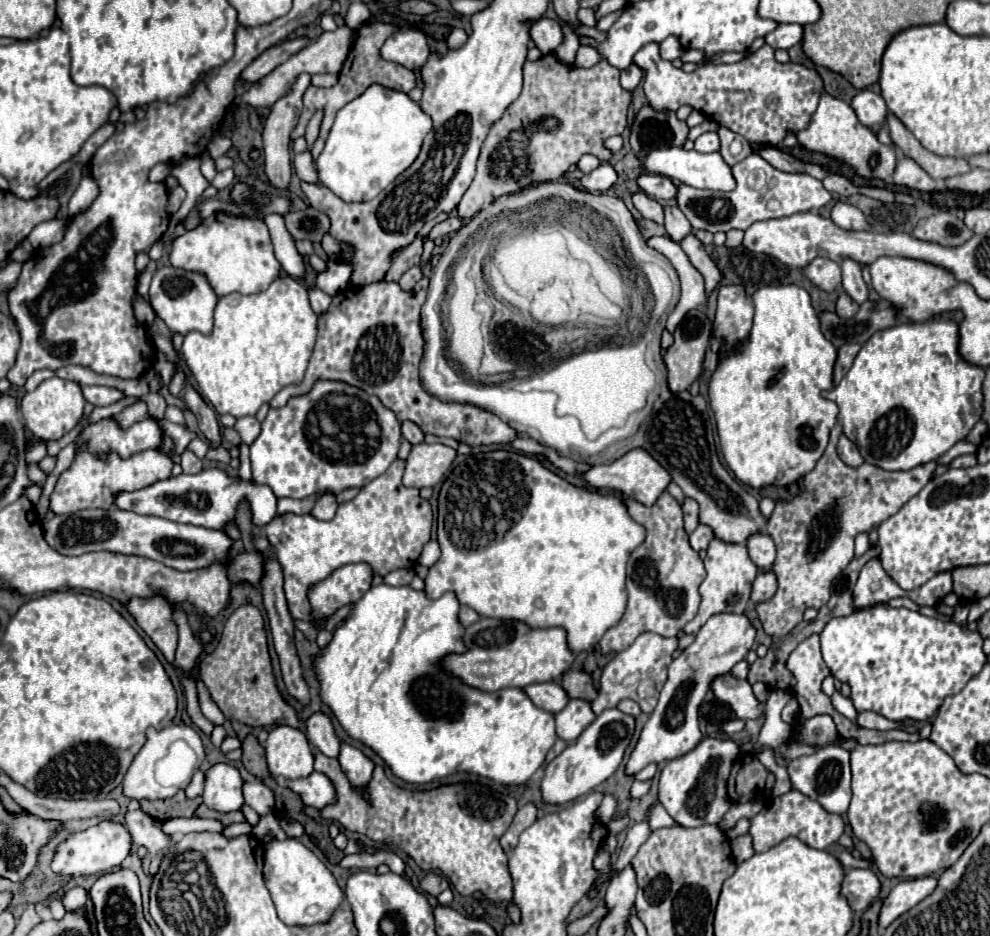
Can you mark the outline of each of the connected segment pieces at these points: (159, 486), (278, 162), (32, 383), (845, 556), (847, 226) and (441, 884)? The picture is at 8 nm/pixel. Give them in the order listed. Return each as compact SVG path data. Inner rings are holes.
M204 468L198 474L180 474L174 478L166 478L136 492L120 492L120 496L116 498L116 506L122 510L132 510L136 514L166 518L178 524L196 524L222 530L236 520L236 508L244 500L250 502L254 526L266 526L274 518L276 496L272 494L272 490L268 490L268 486L260 486L242 478L232 478L220 468Z
M300 74L296 84L292 86L290 94L286 94L284 98L280 98L272 108L270 108L270 116L264 122L264 130L262 130L262 152L264 152L264 164L266 164L266 176L270 178L270 184L276 188L286 190L290 176L292 176L292 164L290 164L290 132L294 130L300 110L302 110L302 96L306 92L306 88L310 86L310 74Z
M36 370L28 380L26 380L26 390L30 392L30 390L34 390L42 380L46 380L46 378L52 378L52 372L50 370Z
M836 424L830 432L830 442L814 470L810 470L802 480L802 492L792 498L790 502L776 502L776 508L772 516L766 522L766 532L776 542L776 562L772 566L772 572L778 578L778 590L768 602L756 604L758 618L764 626L764 632L772 638L782 638L788 634L796 624L802 622L802 614L806 608L820 608L830 598L830 584L832 580L848 566L848 562L854 558L854 538L860 532L870 532L874 526L880 526L886 518L896 514L912 496L916 496L926 482L932 478L932 472L936 470L936 462L928 462L924 466L912 468L908 472L888 472L872 464L862 464L858 468L846 466L838 454L836 454L836 442L838 434L842 434L842 426Z
M836 202L836 206L832 208L832 222L836 222L844 230L872 230L872 224L868 224L866 216L846 202Z
M428 872L422 880L420 880L420 888L426 892L426 894L432 894L432 896L438 896L440 892L444 892L448 888L448 880L434 874L434 872Z

